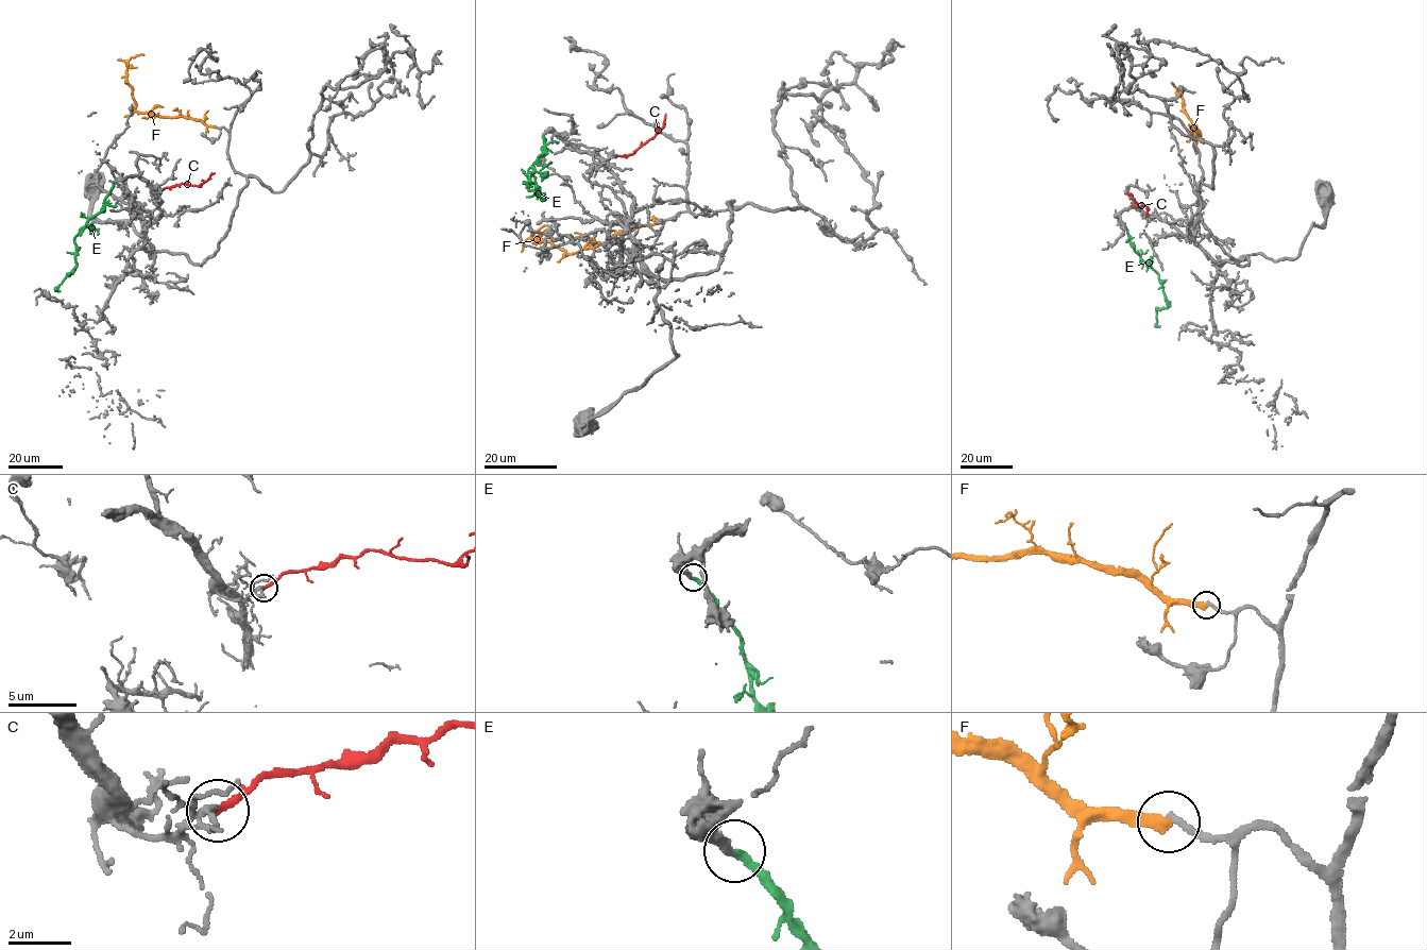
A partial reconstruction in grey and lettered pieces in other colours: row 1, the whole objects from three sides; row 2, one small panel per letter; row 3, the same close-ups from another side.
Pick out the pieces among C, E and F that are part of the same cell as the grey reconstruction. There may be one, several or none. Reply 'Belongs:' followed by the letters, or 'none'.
Belongs: E

